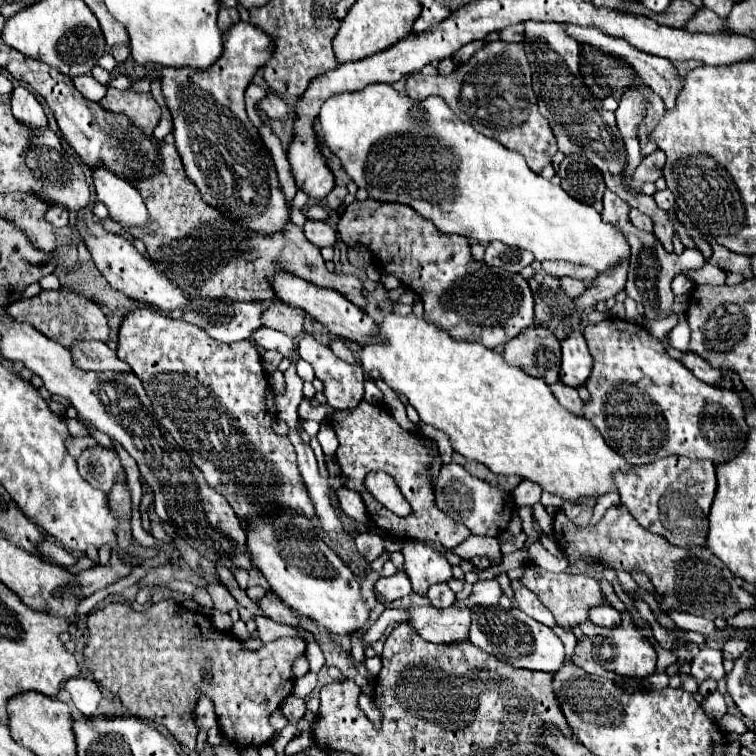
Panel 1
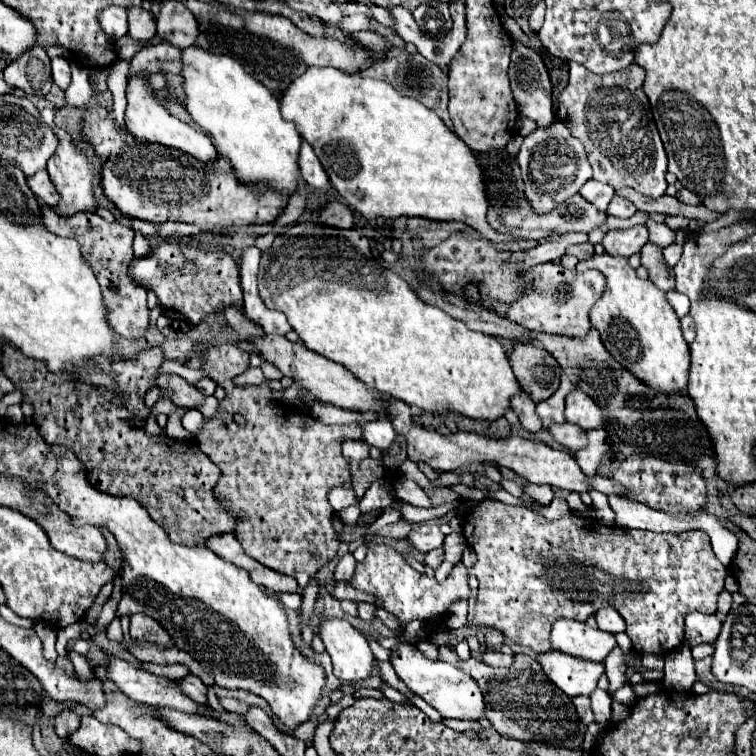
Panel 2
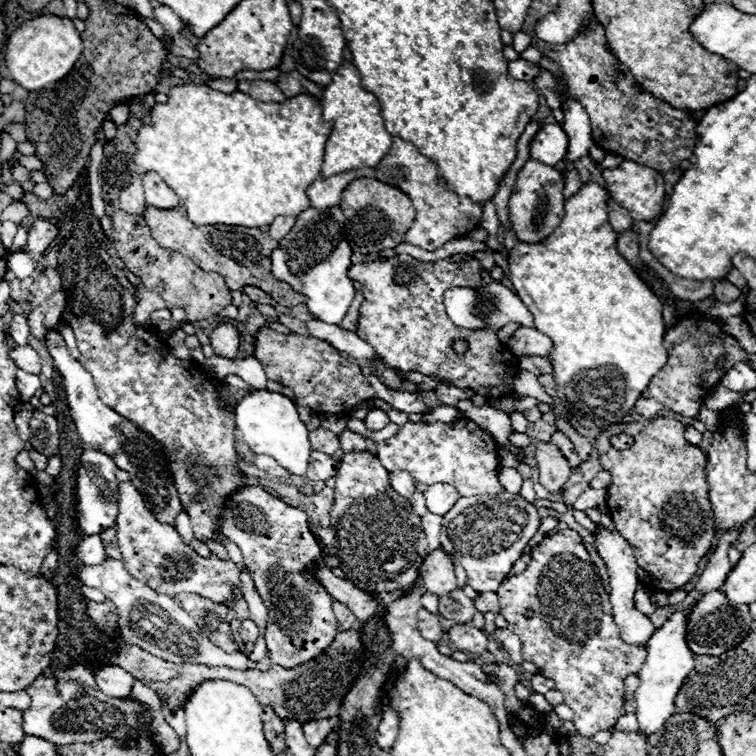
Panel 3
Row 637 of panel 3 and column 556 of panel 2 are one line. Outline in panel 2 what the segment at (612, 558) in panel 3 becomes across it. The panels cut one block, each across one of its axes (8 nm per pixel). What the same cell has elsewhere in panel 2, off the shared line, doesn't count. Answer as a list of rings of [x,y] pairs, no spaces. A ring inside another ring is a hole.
[[[558,620],[552,626],[550,644],[550,650],[558,650],[592,662],[604,662],[608,652],[616,646],[616,638],[614,634],[588,626],[586,622]]]

